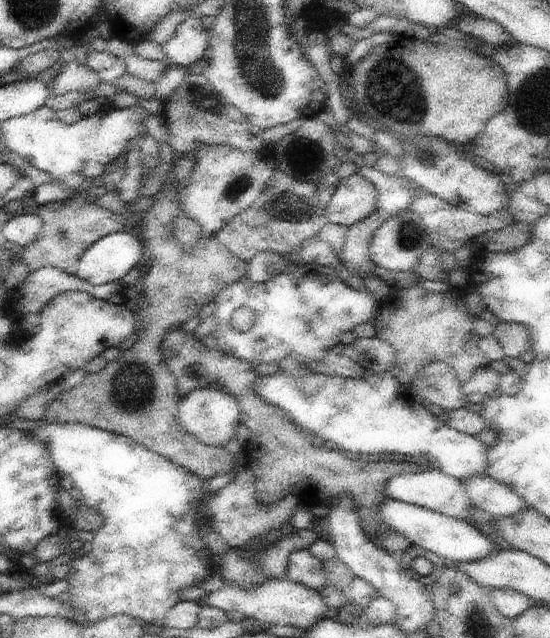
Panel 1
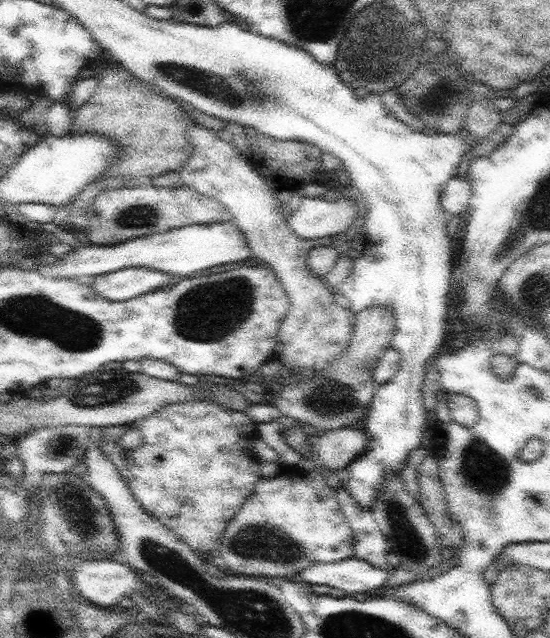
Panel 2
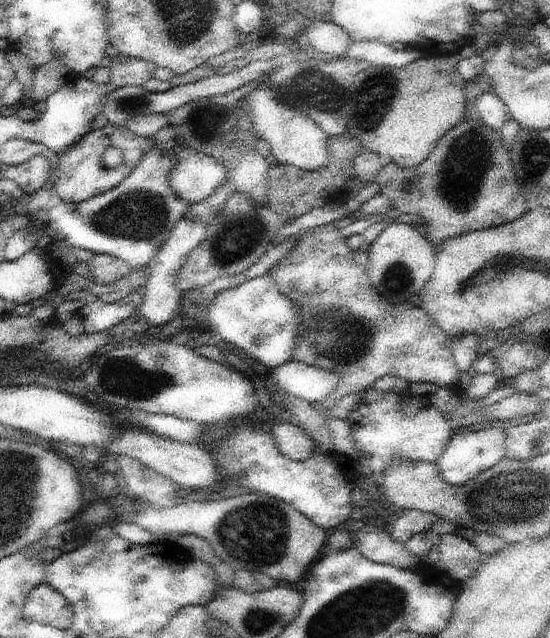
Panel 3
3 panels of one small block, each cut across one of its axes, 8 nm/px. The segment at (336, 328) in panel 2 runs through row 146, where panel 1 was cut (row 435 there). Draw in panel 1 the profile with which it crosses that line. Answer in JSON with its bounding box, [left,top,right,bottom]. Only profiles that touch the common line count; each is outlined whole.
[179,383,241,447]

